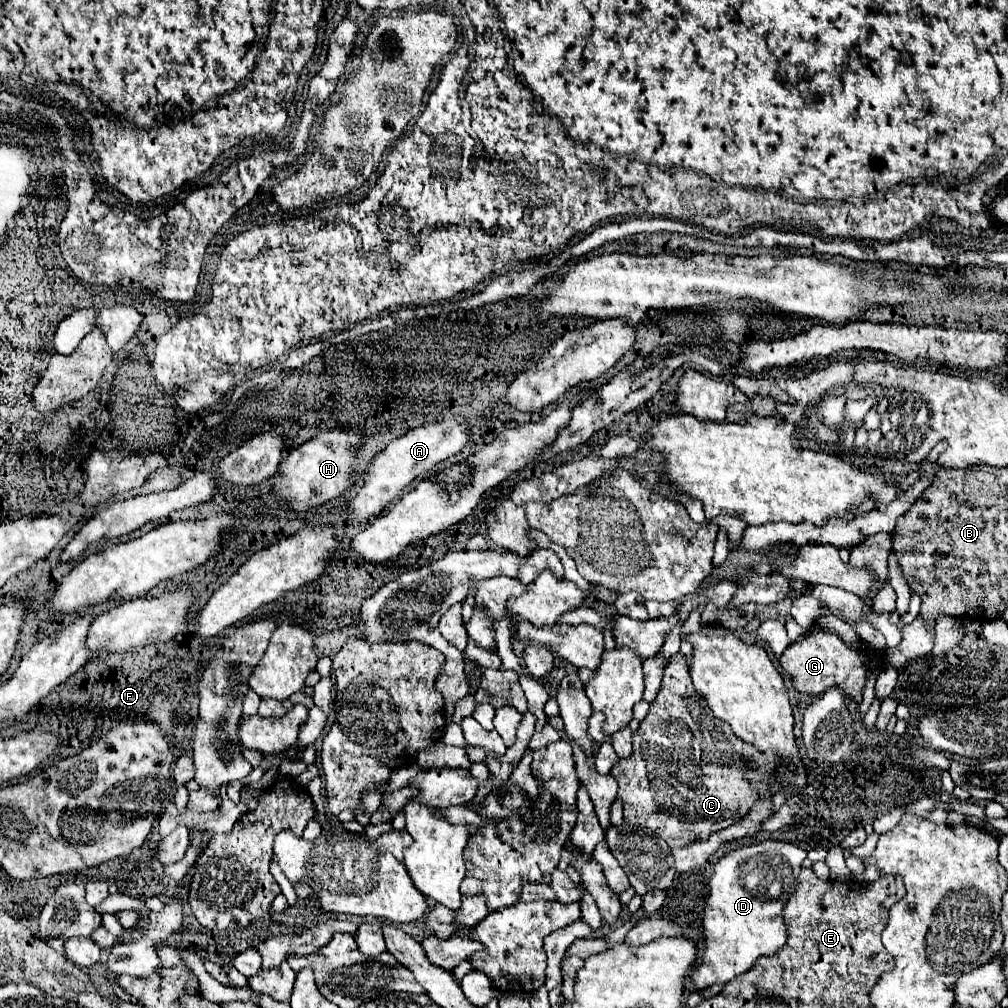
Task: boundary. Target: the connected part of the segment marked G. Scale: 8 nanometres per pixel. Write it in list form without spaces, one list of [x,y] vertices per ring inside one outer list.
[[[813,624],[803,640],[793,642],[787,646],[787,650],[779,658],[781,668],[785,674],[791,678],[793,686],[797,692],[805,696],[819,696],[827,688],[841,688],[845,696],[861,704],[863,700],[863,688],[867,684],[867,672],[869,672],[869,662],[883,662],[883,652],[877,652],[875,648],[867,646],[865,642],[859,642],[857,646],[841,642],[841,638],[827,630],[821,628],[819,624]]]

